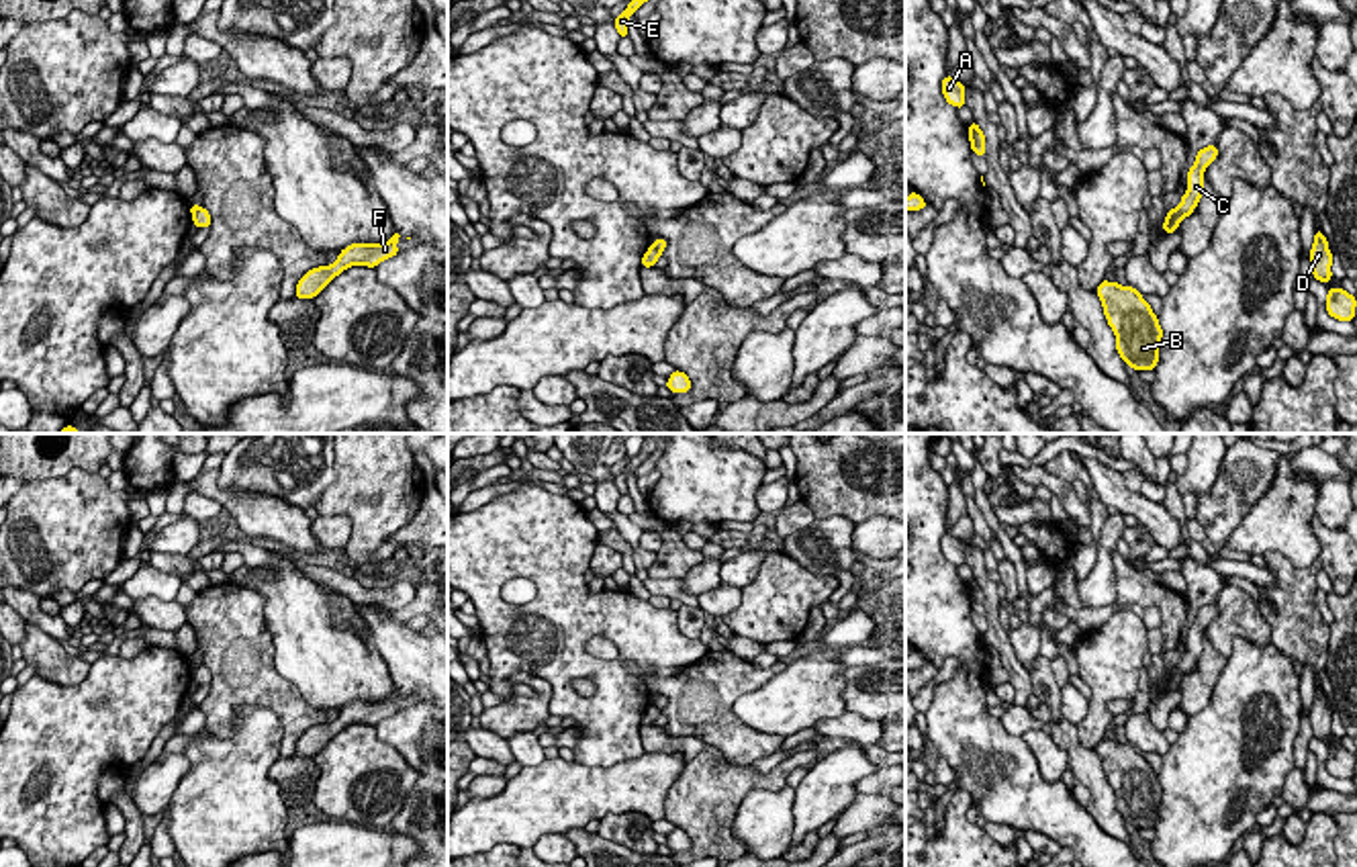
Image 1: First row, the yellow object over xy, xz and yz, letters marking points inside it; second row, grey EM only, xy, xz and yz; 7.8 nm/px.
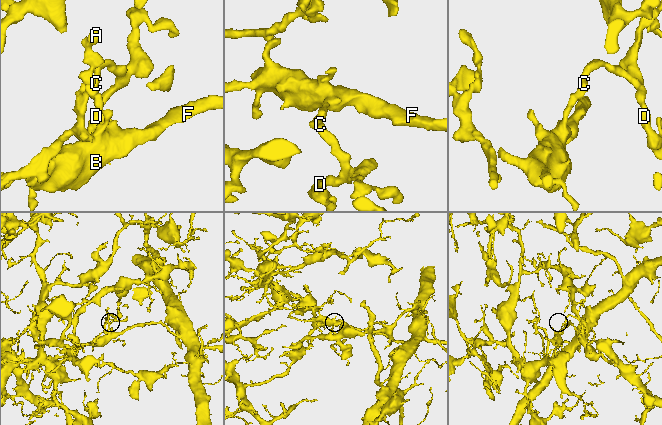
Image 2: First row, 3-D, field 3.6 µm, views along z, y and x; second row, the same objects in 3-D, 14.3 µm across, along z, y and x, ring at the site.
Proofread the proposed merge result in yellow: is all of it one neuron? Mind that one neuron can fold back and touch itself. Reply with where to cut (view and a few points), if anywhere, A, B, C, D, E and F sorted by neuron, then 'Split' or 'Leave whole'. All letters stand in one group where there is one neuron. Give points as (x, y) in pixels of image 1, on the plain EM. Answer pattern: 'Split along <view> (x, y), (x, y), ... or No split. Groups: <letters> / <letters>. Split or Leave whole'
Split along yz (1176, 667), (1182, 675). Groups: A C D E / B F. Split

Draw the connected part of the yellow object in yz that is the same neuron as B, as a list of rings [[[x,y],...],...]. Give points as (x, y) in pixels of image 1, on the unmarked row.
[[[1106,736],[1095,752],[1116,793],[1116,810],[1120,816],[1136,830],[1155,828],[1163,787],[1151,763],[1136,746],[1108,740]]]

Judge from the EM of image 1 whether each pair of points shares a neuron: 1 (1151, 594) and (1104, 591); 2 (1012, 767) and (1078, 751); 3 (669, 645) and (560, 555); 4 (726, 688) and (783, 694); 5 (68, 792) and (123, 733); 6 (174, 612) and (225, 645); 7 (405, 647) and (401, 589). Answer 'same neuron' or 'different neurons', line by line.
1: different neurons
2: different neurons
3: same neuron
4: different neurons
5: same neuron
6: different neurons
7: different neurons

